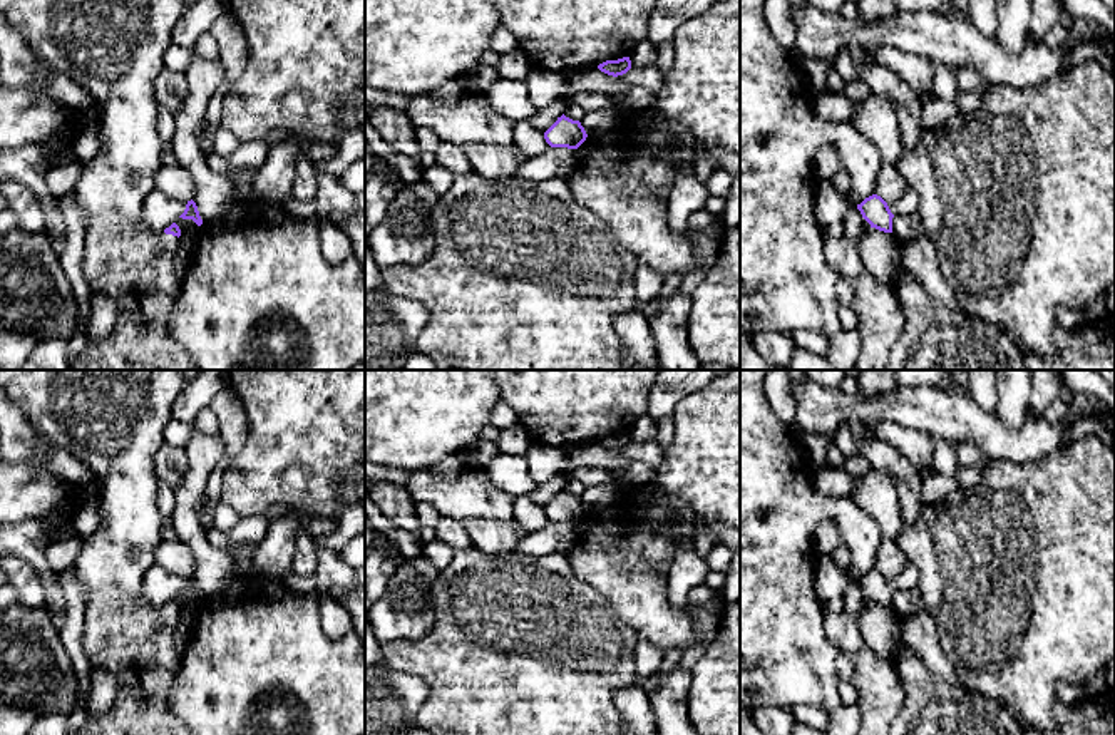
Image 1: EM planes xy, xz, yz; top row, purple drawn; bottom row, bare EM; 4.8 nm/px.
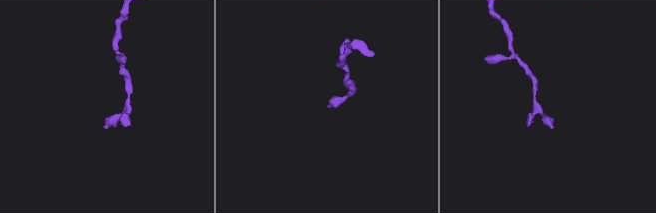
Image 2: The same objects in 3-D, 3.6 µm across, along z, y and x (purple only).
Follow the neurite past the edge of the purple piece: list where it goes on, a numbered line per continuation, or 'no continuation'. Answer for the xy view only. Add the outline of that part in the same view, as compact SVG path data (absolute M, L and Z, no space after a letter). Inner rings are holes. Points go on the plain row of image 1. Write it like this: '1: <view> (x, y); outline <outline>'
1: xy (131, 638); outline M104 588L89 596L82 648L94 665L116 676L121 691L109 713L89 720L75 735L191 735L169 707L181 661L174 648L177 621L177 611L151 604L141 591L131 594Z

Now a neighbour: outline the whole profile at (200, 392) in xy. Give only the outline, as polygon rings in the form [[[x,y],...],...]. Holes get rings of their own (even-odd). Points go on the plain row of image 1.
[[[201,370],[194,380],[186,383],[172,403],[172,419],[193,425],[199,412],[209,407],[213,398],[226,387],[226,370]]]

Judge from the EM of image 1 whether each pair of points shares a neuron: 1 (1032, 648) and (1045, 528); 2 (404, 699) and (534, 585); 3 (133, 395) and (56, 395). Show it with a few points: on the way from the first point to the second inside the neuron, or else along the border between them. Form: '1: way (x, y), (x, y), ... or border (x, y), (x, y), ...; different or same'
1: way (1033, 618), (1045, 558); same
2: border (387, 668), (424, 680), (427, 699), (416, 717); different
3: way (114, 395), (74, 395); same

